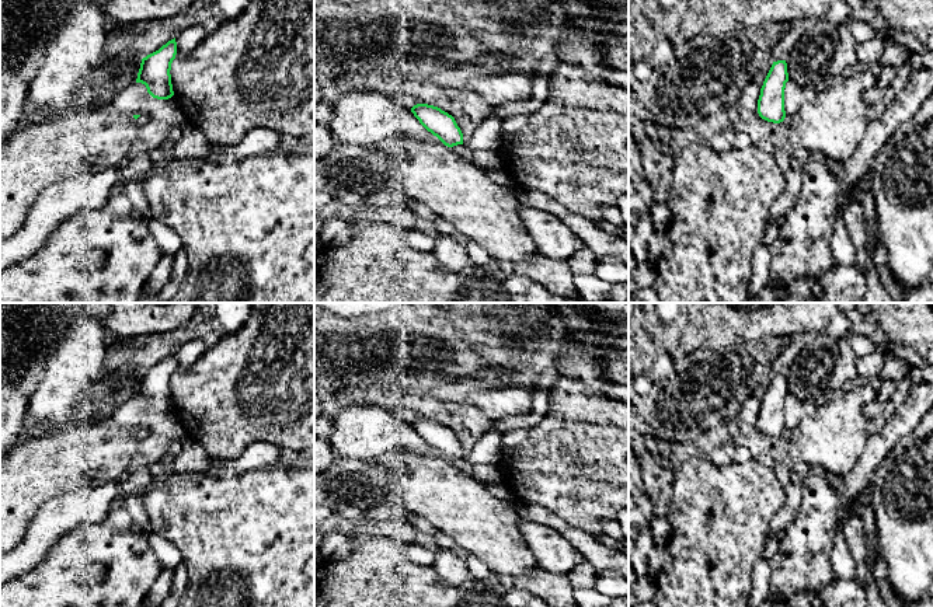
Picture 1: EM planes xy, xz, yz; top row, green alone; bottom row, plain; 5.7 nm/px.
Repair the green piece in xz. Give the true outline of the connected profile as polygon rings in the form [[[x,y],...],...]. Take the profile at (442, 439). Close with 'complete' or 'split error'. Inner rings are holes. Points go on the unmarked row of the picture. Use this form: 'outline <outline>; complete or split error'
outline [[[417,418],[411,422],[419,437],[436,450],[445,460],[453,461],[463,458],[463,447],[455,432],[438,421]]]; complete

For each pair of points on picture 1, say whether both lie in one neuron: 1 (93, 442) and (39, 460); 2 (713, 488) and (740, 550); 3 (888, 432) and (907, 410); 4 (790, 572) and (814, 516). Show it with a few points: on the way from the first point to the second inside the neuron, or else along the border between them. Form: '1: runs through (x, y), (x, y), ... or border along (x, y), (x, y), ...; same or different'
1: runs through (80, 454), (70, 460), (52, 460); same
2: runs through (713, 503), (724, 534); same
3: runs through (894, 426), (905, 415); same
4: runs through (803, 558), (811, 530); same

